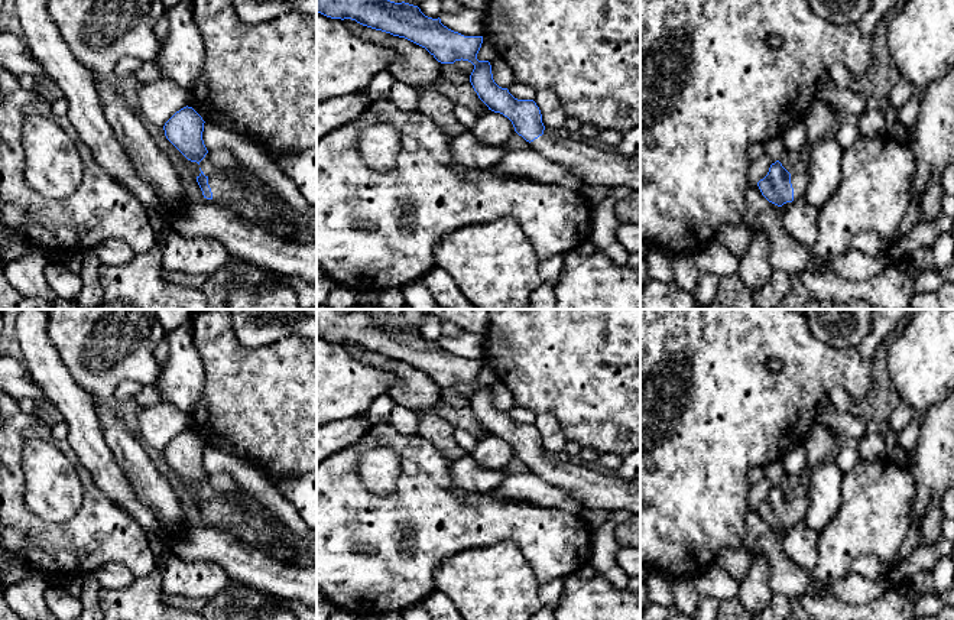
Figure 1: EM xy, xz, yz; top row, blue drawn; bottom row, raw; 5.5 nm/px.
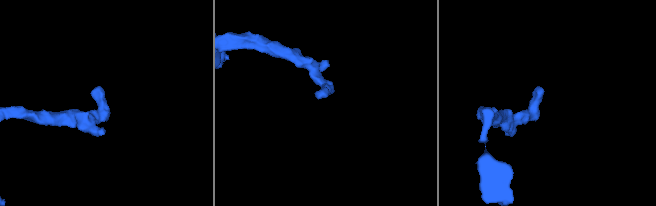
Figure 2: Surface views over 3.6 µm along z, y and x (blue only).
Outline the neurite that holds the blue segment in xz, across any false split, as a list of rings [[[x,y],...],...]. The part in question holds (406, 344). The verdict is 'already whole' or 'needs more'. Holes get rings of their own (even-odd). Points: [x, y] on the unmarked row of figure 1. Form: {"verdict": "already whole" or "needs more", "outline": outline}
{"verdict": "needs more", "outline": [[[317,309],[317,335],[331,343],[357,347],[405,361],[425,371],[438,386],[468,384],[474,389],[470,406],[478,422],[494,436],[507,441],[515,455],[546,483],[568,491],[575,507],[587,510],[626,510],[640,514],[640,478],[626,480],[581,461],[545,458],[542,438],[533,423],[517,423],[499,410],[489,384],[478,384],[483,360],[464,360],[425,340],[418,330],[395,327],[369,311]]]}

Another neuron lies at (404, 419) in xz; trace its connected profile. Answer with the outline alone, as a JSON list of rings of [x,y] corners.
[[[396,405],[392,410],[389,423],[403,435],[416,435],[418,413],[409,408]]]

